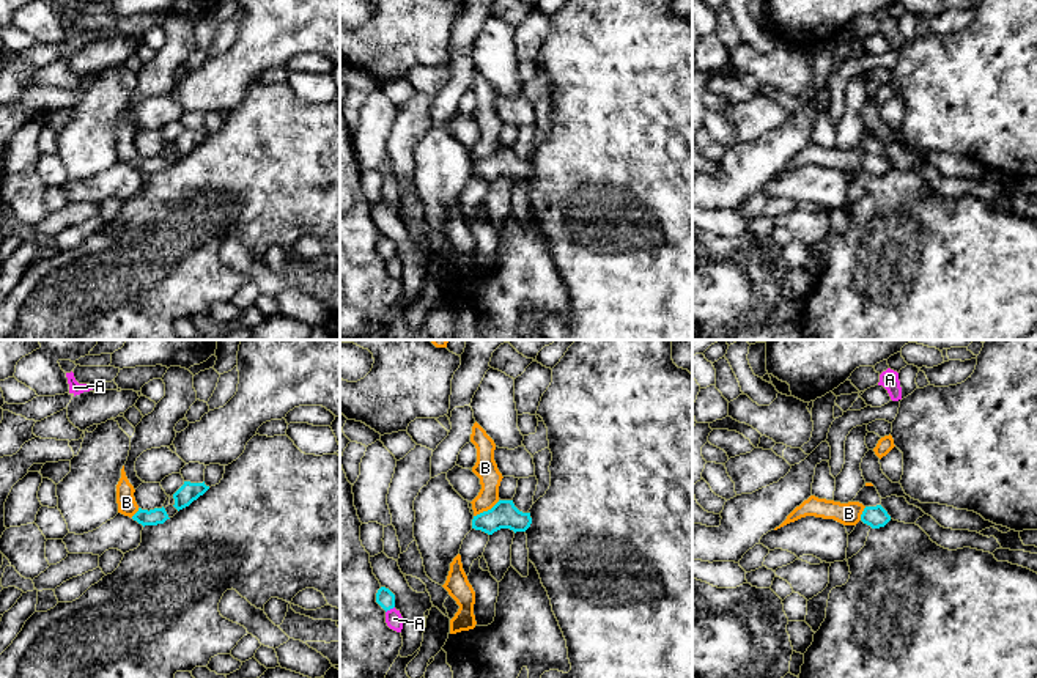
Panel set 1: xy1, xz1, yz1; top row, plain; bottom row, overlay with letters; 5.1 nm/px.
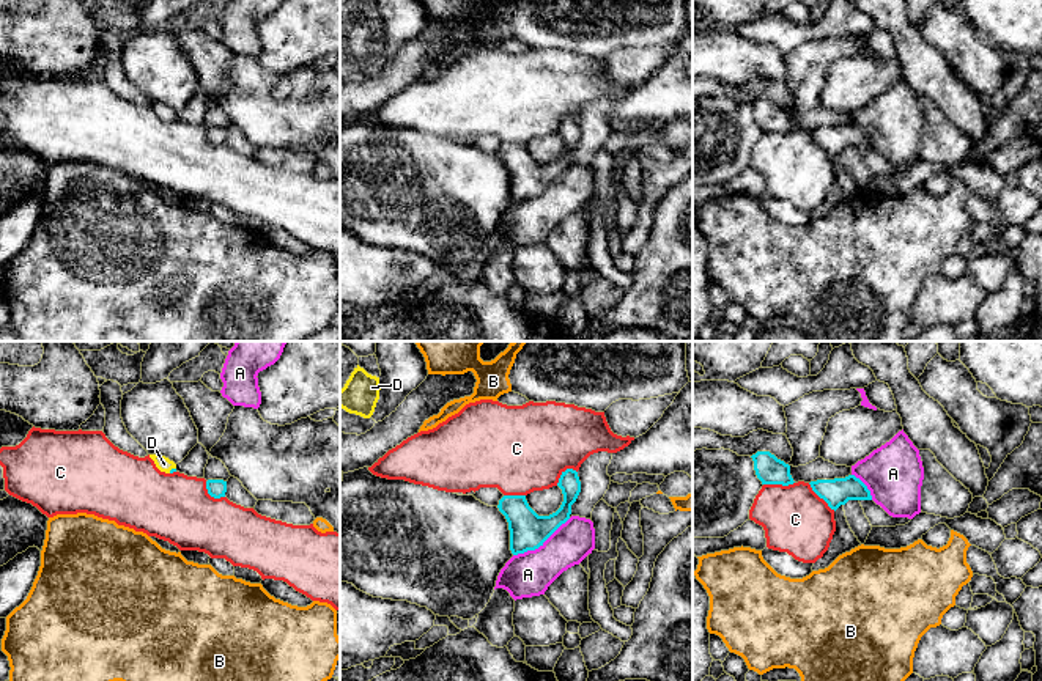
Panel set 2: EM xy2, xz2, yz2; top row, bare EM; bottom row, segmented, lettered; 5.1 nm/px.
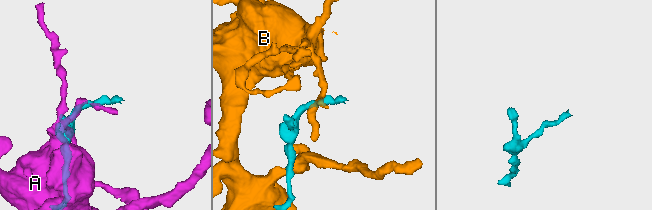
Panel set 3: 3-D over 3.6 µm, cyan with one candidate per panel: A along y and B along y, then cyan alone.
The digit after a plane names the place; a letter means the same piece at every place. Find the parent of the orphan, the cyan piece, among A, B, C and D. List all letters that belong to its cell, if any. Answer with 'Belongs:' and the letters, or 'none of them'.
Belongs: D

